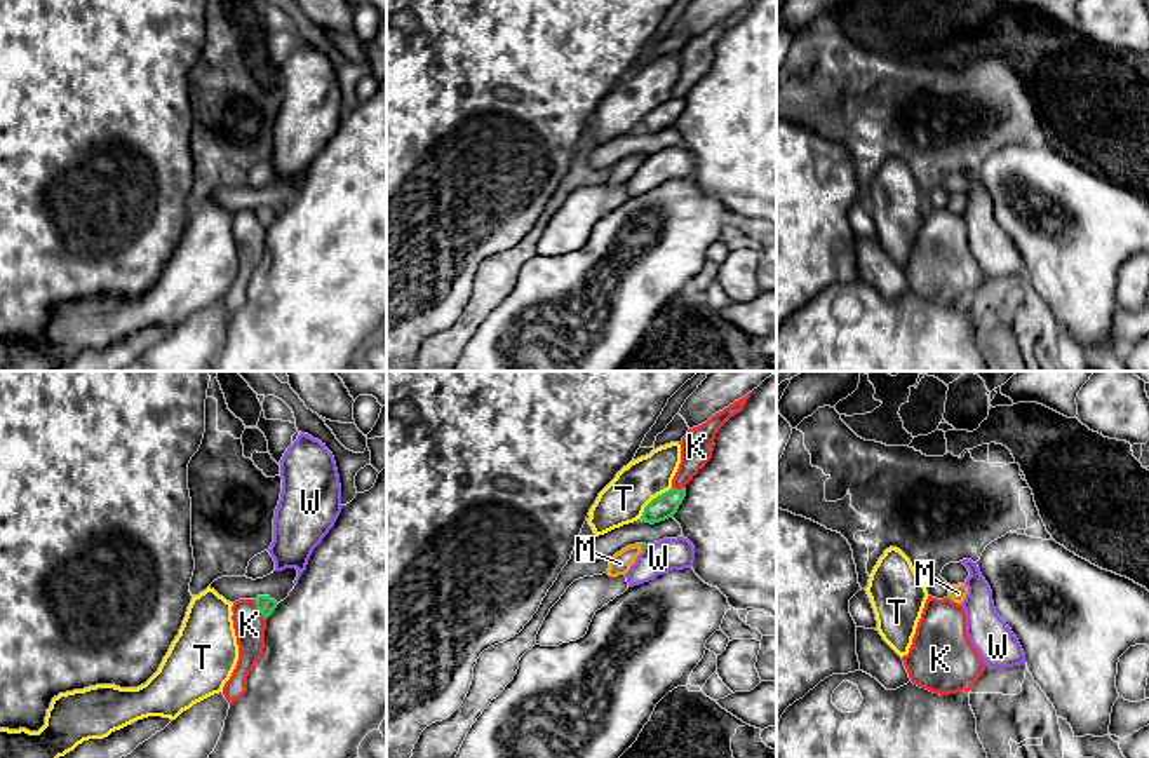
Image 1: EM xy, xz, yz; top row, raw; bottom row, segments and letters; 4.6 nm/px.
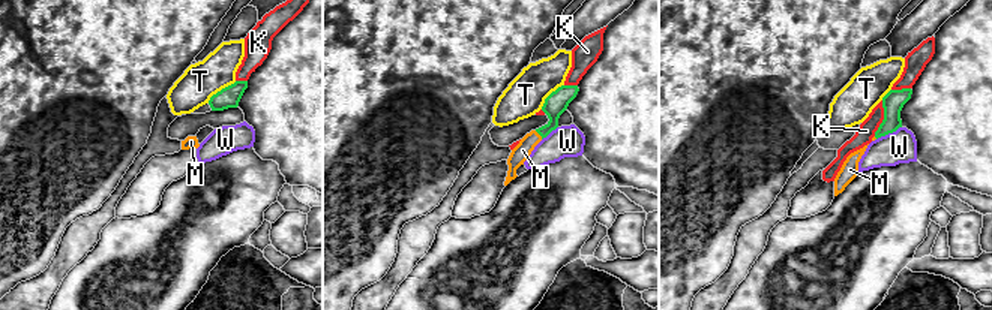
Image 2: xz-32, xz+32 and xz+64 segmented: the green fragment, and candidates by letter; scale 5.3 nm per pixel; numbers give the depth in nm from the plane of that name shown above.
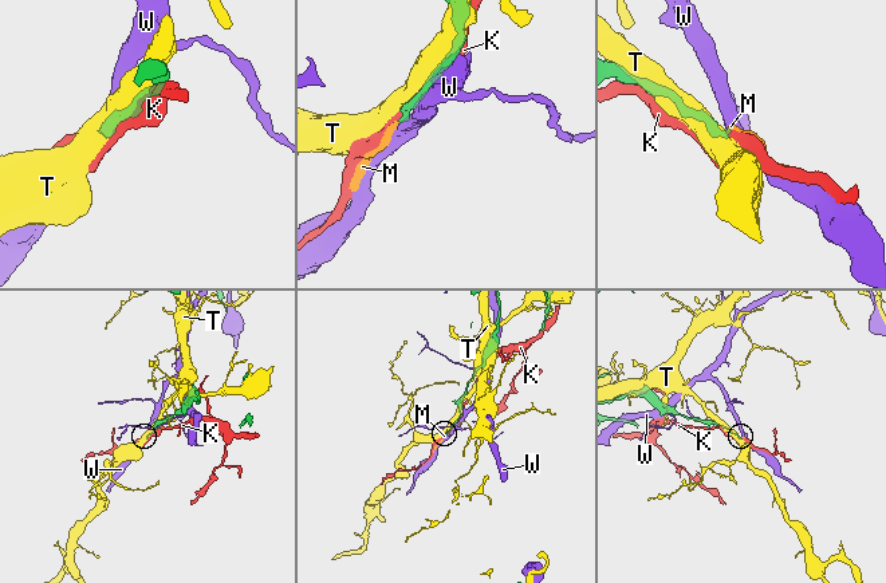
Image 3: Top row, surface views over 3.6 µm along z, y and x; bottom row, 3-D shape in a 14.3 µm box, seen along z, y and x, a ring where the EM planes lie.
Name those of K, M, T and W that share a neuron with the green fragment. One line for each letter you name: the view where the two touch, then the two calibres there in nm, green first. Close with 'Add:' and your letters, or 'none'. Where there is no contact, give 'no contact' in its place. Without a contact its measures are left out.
M: meets green in xz; 20 nm thick on the green side, 100 nm on the other
Add: M

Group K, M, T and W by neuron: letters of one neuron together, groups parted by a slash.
K / M / T / W

